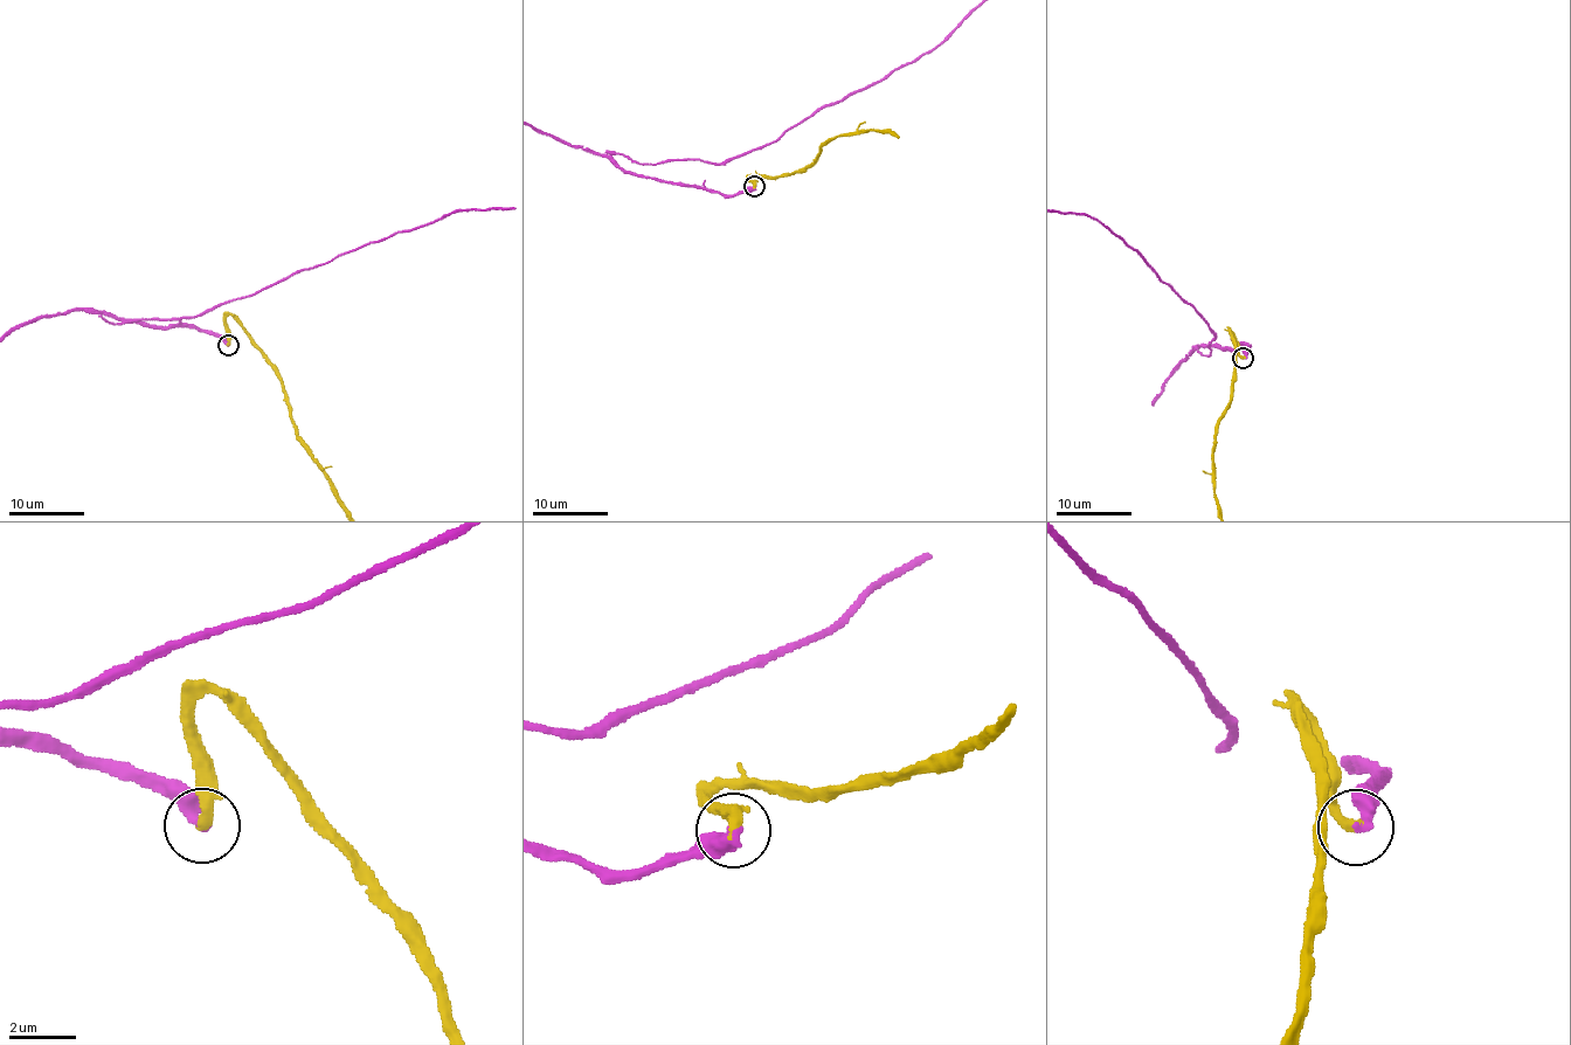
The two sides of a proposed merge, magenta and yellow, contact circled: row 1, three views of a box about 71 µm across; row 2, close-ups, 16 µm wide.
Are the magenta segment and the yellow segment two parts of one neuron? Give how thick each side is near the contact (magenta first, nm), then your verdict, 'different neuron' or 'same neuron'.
calibres 400 and 360 nm; same neuron

